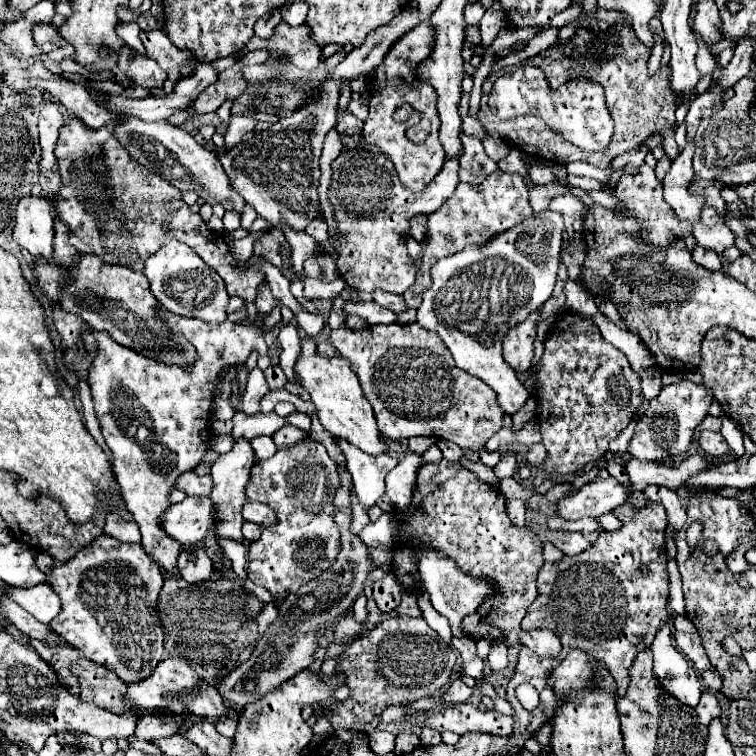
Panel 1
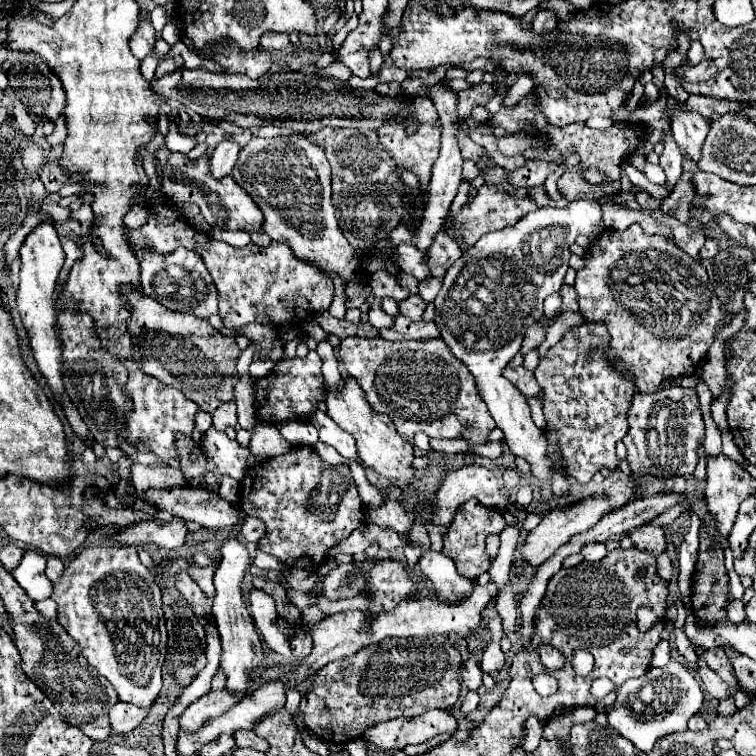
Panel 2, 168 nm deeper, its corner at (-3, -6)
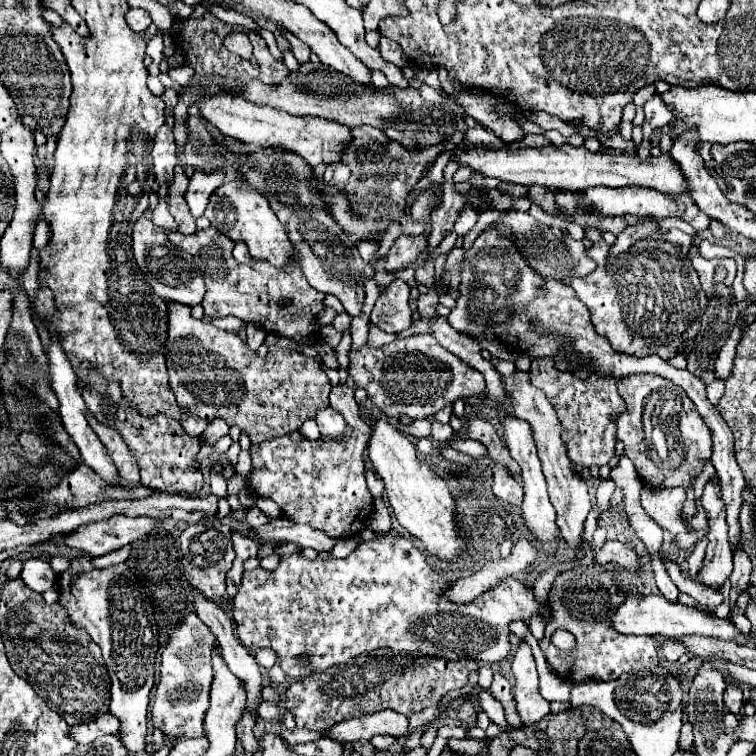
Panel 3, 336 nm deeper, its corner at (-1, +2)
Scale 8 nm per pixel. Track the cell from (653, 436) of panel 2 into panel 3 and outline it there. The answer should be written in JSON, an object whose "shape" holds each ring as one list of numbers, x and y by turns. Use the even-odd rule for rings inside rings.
{"shape":[[648,373,630,375,618,381,618,393,626,401,626,411,618,415,618,439,624,441,624,453,634,463,638,475,650,483,652,487,678,487,688,485,700,471,706,459,710,459,712,443,710,443,710,429,702,421,700,413,694,409,694,403,678,385,666,381,664,377,654,377]]}

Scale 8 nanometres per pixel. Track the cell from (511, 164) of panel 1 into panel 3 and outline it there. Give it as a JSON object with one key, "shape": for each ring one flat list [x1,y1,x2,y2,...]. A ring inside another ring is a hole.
{"shape":[[466,204,454,223,454,231,458,236,465,236,476,224,477,218,478,212,470,204]]}

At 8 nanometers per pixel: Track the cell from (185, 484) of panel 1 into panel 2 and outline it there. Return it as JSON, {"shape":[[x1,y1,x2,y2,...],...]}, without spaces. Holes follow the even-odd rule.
{"shape":[[132,463,130,481,134,489,158,489,158,487,184,487,182,473,176,467,160,467,160,465,140,465]]}

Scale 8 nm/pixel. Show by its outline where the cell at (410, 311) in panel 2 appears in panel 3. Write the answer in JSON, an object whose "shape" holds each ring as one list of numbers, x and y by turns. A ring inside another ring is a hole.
{"shape":[[430,289,426,295,418,297,416,305,418,305,418,313,422,317,436,317,436,307,434,305,438,305,438,295]]}

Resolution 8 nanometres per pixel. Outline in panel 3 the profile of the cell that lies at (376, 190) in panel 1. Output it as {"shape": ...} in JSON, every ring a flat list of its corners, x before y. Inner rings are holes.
{"shape":[[396,277,388,285,388,291,382,297,378,297,370,321,386,333,400,333,408,329,412,323,412,309,408,299,410,299,410,287,406,285,406,281]]}

